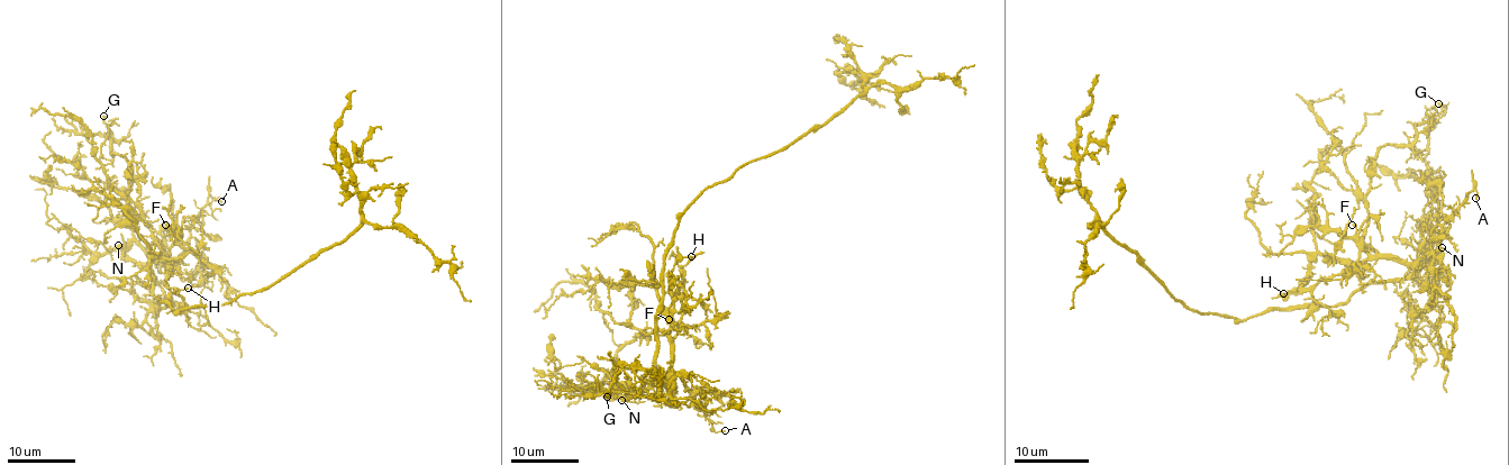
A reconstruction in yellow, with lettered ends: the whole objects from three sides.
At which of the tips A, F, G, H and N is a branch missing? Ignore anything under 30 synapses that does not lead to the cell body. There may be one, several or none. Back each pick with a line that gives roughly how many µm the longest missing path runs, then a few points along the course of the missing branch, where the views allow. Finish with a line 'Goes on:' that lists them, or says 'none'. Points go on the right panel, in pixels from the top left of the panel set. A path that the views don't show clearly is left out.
A: Missing length about 15 µm. Course of what is missing: (1475, 198), (1479, 222), (1475, 228), (1470, 276), (1454, 293)
N: Missing length about 80 µm. Course of what is missing: (1442, 247), (1438, 198), (1464, 247), (1492, 215), (1462, 101), (1473, 115)
Goes on: A, N

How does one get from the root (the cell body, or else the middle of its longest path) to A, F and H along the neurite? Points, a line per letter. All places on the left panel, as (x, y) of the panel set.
A: (164, 301), (154, 294), (151, 265), (171, 262), (189, 247), (189, 225), (209, 194), (221, 201)
F: (164, 301), (154, 294), (151, 265), (165, 261), (174, 245), (174, 230), (165, 225)
H: (164, 301), (154, 294), (151, 265), (154, 262), (165, 261), (167, 255), (167, 285), (188, 288)

